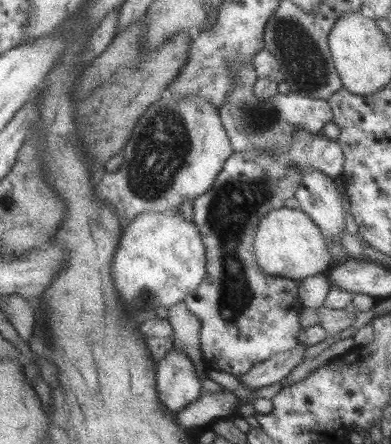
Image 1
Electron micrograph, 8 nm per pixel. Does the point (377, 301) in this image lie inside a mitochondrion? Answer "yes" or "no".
no

